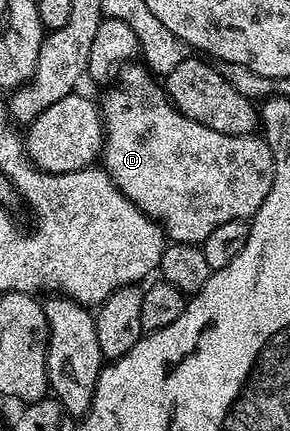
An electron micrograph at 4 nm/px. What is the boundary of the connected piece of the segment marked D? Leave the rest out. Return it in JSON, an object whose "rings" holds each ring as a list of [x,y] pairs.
{"rings":[[[125,65],[120,68],[119,78],[112,84],[113,91],[106,93],[99,99],[99,106],[103,112],[103,122],[105,124],[105,144],[101,146],[100,166],[109,175],[115,186],[121,190],[126,197],[145,215],[151,216],[161,225],[161,230],[174,243],[191,243],[200,245],[207,237],[211,237],[214,229],[219,229],[219,225],[227,225],[227,221],[236,219],[252,220],[253,215],[263,205],[267,193],[271,193],[273,184],[273,154],[264,138],[252,135],[228,135],[227,133],[215,133],[215,129],[207,129],[207,125],[199,125],[191,117],[179,113],[179,109],[174,105],[169,96],[165,94],[165,88],[144,66]]]}

